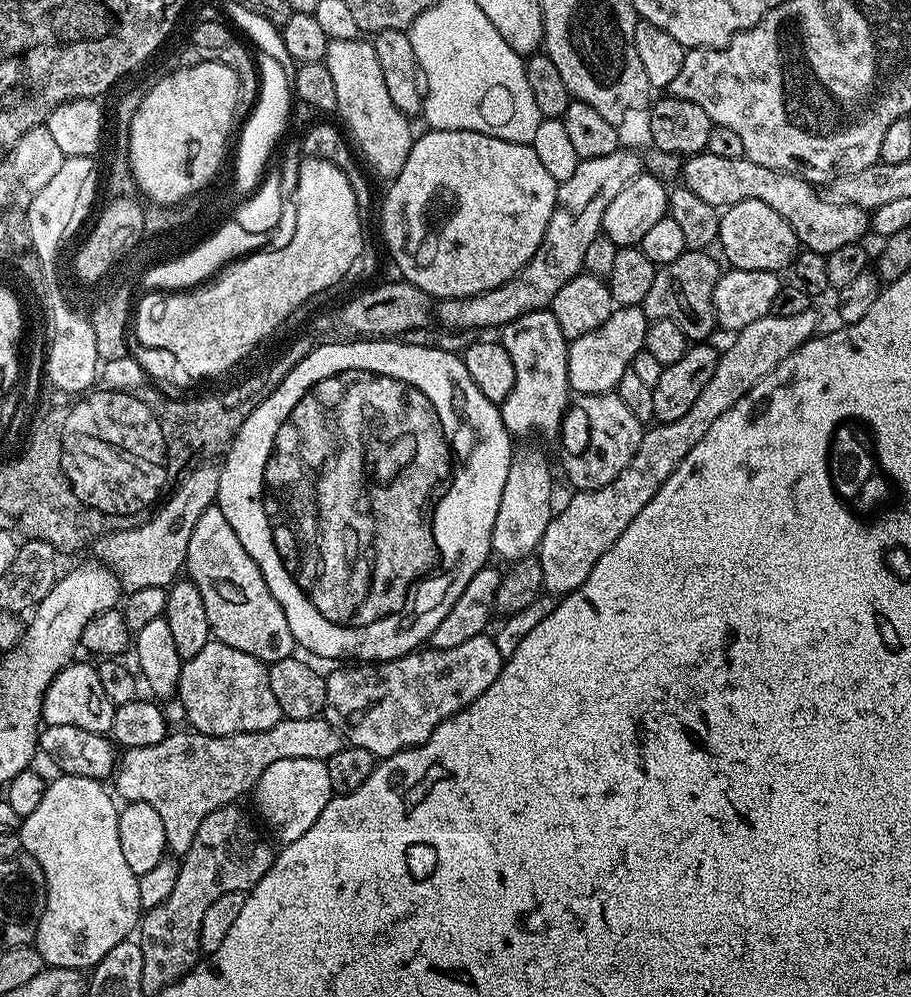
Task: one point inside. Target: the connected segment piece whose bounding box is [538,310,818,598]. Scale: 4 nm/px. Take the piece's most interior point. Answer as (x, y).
(576, 537)

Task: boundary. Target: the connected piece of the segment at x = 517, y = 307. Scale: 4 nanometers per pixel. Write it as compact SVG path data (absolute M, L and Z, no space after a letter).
M621 146L602 158L580 160L574 174L559 182L556 190L554 214L546 226L546 234L525 268L512 279L491 288L489 292L479 292L477 296L450 296L435 305L434 316L441 320L448 330L469 330L468 328L499 329L527 312L538 312L551 305L554 294L570 282L570 278L584 272L586 249L594 238L602 232L602 214L606 206L622 191L622 186L634 182L646 168L645 161L632 148Z

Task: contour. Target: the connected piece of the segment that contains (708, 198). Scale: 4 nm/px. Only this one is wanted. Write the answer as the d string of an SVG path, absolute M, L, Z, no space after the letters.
M706 150L697 152L683 161L682 184L694 190L698 198L721 210L747 200L766 202L770 210L778 210L778 214L782 214L784 221L794 230L797 241L810 252L827 254L838 250L838 246L863 241L864 231L867 233L870 228L870 216L865 209L853 204L835 204L823 195L816 196L817 189L802 177L762 166L747 158L718 158L718 154L710 154Z

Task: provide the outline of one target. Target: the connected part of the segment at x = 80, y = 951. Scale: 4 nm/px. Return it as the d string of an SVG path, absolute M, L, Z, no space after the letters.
M63 774L57 775L57 780L54 779L49 783L48 789L46 790L46 794L42 794L42 803L39 804L36 809L30 813L30 815L23 817L20 822L20 827L18 829L20 833L20 846L21 849L27 855L32 856L38 862L38 866L42 866L42 874L44 875L44 881L46 882L46 902L44 903L44 909L42 910L42 918L38 922L38 926L36 927L36 934L34 937L34 947L37 952L40 953L40 957L44 959L45 965L51 966L53 968L79 968L81 970L91 970L96 967L98 962L102 962L102 958L106 954L110 954L110 950L114 950L114 946L118 946L118 942L122 942L123 940L129 939L137 931L138 925L142 919L142 909L140 906L140 899L138 898L138 878L134 874L134 870L130 870L130 866L126 866L126 857L122 854L122 842L118 842L118 818L120 817L118 811L117 801L114 799L113 793L111 791L108 792L104 789L105 785L98 780L91 780L90 778L82 778L81 776L65 776Z

